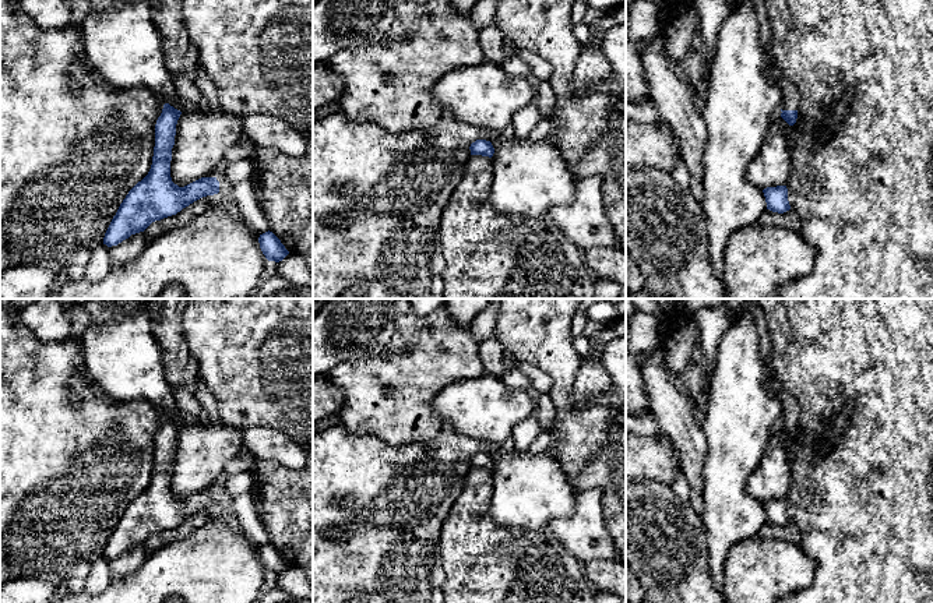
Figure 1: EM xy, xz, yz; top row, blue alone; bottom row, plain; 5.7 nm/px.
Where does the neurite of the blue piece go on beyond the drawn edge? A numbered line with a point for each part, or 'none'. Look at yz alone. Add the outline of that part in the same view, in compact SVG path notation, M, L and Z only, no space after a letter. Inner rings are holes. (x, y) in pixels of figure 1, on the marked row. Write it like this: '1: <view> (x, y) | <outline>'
1: yz (791, 101) | M770 71L770 78L782 89L784 100L782 110L798 110L800 103L800 94L798 88L779 71Z

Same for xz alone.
none

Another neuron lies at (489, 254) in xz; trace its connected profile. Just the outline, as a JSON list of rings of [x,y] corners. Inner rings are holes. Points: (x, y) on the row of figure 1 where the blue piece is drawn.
[[[471,155],[440,221],[439,237],[446,261],[443,299],[595,299],[596,275],[587,265],[584,251],[549,218],[511,216],[490,204],[493,162]]]

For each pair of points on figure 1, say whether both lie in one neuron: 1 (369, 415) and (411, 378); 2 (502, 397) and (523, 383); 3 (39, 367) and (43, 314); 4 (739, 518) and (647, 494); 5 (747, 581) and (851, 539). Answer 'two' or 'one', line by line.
1: one
2: two
3: two
4: two
5: two

